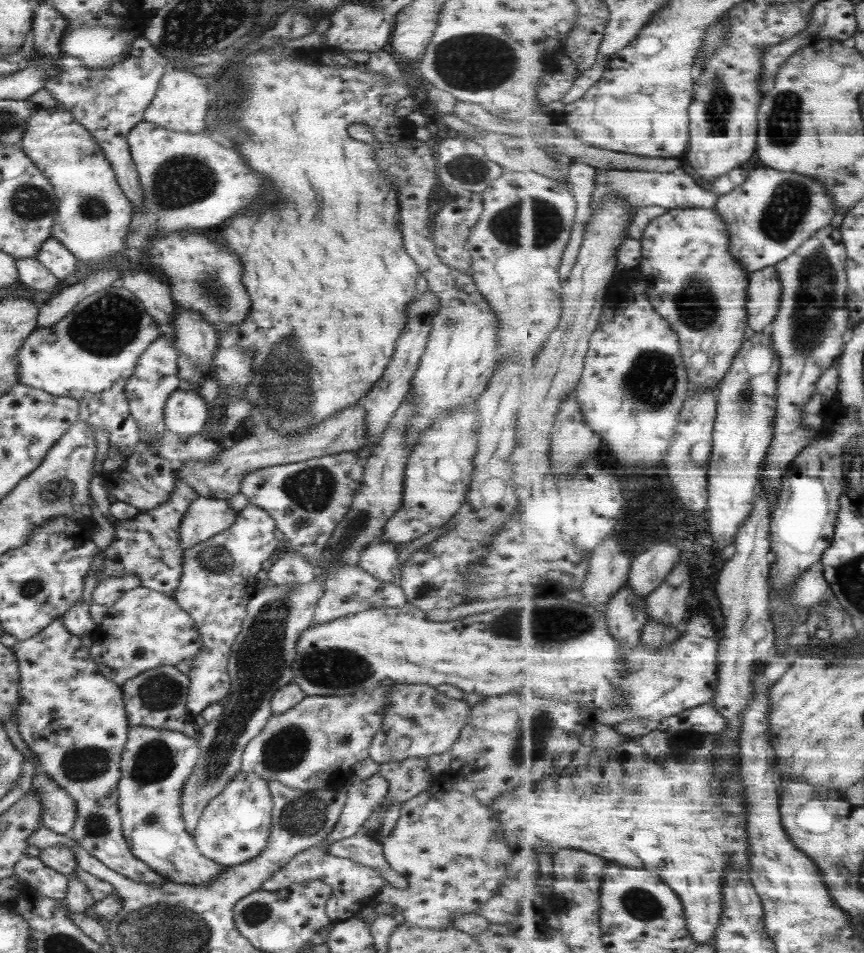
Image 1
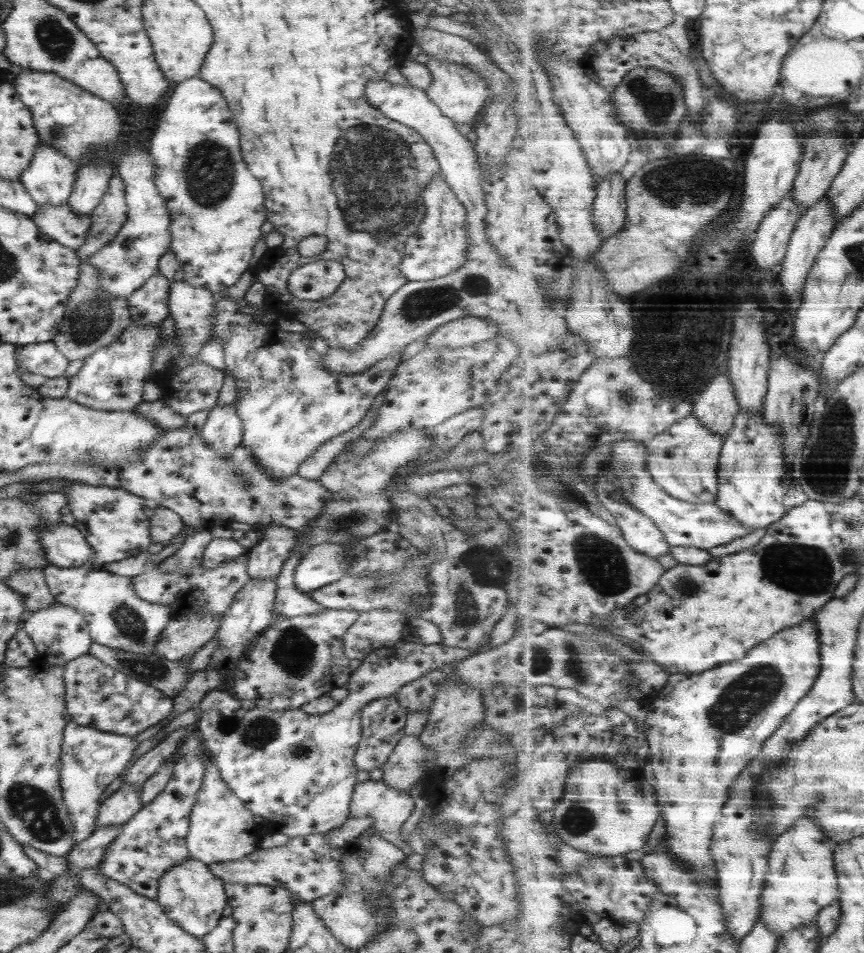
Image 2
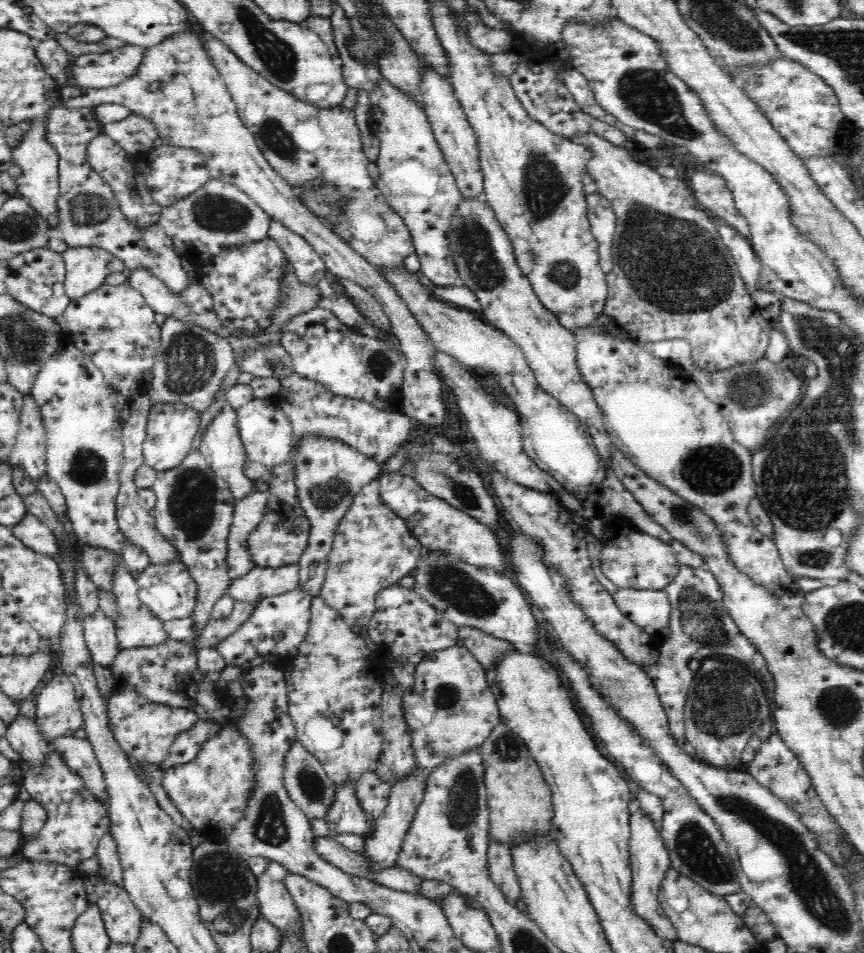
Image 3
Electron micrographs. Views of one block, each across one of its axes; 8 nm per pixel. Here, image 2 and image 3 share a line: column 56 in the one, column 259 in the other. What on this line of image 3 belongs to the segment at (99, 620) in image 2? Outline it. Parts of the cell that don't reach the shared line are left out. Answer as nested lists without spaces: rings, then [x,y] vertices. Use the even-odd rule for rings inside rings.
[[[299,564],[278,568],[255,566],[248,574],[231,579],[226,590],[234,602],[256,603],[300,587]]]

